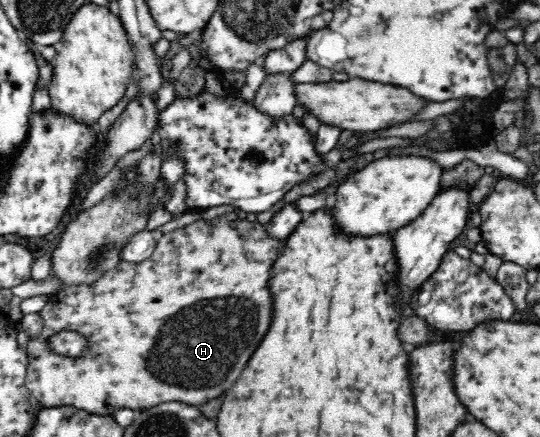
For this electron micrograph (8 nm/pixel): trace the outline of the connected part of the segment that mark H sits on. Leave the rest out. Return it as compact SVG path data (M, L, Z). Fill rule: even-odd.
M227 217L226 223L221 226L216 226L216 222L216 220L209 223L204 222L204 220L196 220L183 228L164 233L158 237L153 255L145 261L140 263L120 261L116 267L108 269L92 285L68 285L49 296L48 303L42 311L39 311L42 331L36 337L30 338L26 349L28 365L25 386L29 389L31 399L34 400L38 408L70 406L90 413L104 415L113 415L118 409L132 409L132 411L138 413L138 411L154 407L159 403L171 401L193 406L201 405L211 399L222 397L234 385L234 381L240 377L242 369L244 369L250 356L268 331L273 310L268 280L271 276L272 264L278 261L278 255L284 249L285 240L270 237L266 232L265 225L257 221L248 222L246 219L238 218L234 220ZM60 331L77 331L87 339L87 348L80 357L56 354L46 344L54 333L60 333Z

